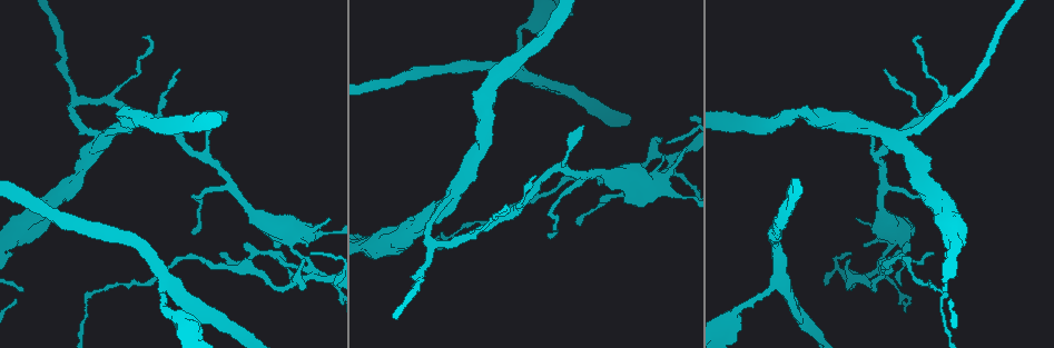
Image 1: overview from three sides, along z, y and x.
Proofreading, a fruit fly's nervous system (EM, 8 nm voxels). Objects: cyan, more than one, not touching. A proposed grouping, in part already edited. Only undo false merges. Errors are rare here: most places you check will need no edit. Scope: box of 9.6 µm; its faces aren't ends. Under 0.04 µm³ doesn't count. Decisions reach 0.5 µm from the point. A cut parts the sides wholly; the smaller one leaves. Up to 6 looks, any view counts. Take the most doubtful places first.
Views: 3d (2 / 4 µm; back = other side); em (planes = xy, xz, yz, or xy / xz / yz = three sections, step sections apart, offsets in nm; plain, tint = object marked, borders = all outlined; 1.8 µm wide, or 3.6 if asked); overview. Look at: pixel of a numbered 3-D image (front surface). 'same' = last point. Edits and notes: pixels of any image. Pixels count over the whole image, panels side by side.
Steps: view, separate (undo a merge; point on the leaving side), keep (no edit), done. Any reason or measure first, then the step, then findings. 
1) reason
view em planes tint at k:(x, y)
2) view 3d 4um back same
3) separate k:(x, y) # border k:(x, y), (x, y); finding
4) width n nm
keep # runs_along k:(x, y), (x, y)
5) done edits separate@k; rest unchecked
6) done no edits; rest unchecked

sharp bend
view em planes tint at 1:(868, 275)

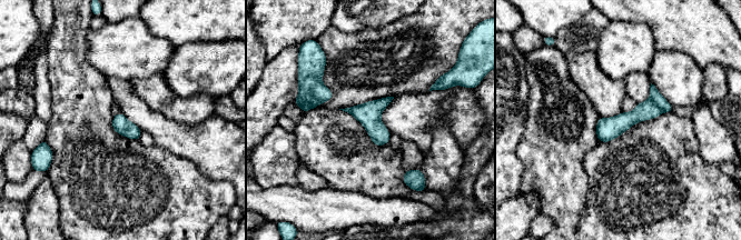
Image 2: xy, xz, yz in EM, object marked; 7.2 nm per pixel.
separate 2:(649, 109) # two neurons meet here

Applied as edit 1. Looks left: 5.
arms part here
view em planes tint at 1:(901, 137)

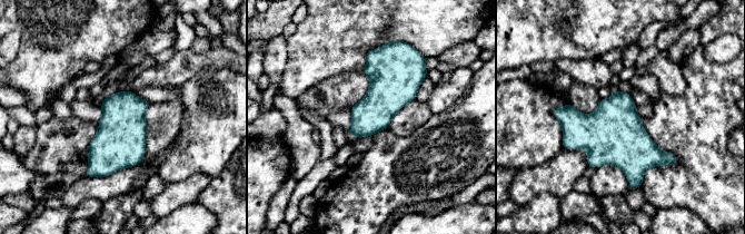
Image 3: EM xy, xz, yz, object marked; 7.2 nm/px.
keep # one neuron here

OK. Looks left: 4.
calibre changes
view 3d 4um at 1:(887, 217)

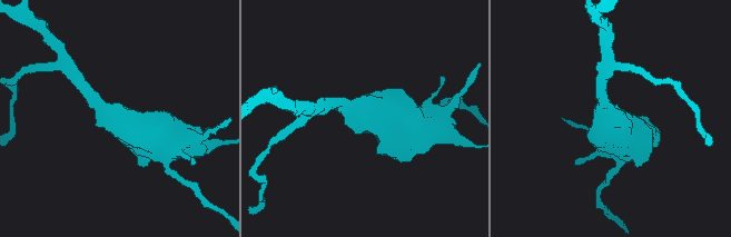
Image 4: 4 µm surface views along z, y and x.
arm_widths 220, 600 nm; shape alone is not enough
view em xy step 16 tint at 4:(361, 112)

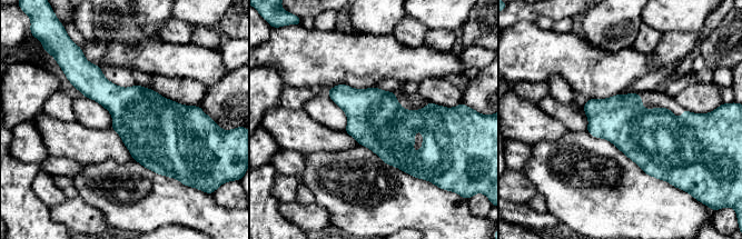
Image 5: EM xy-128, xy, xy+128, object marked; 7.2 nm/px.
another direction
view em planes borders same

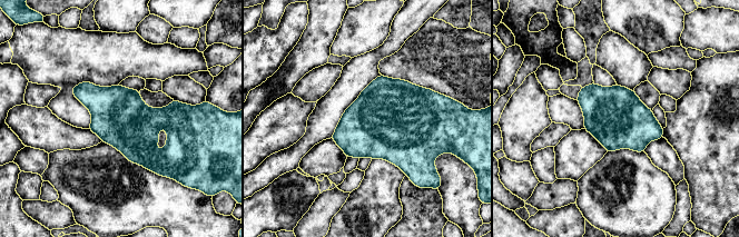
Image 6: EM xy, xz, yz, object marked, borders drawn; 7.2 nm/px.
keep # one neuron here

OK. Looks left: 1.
done edits separate@2; rest unchecked

